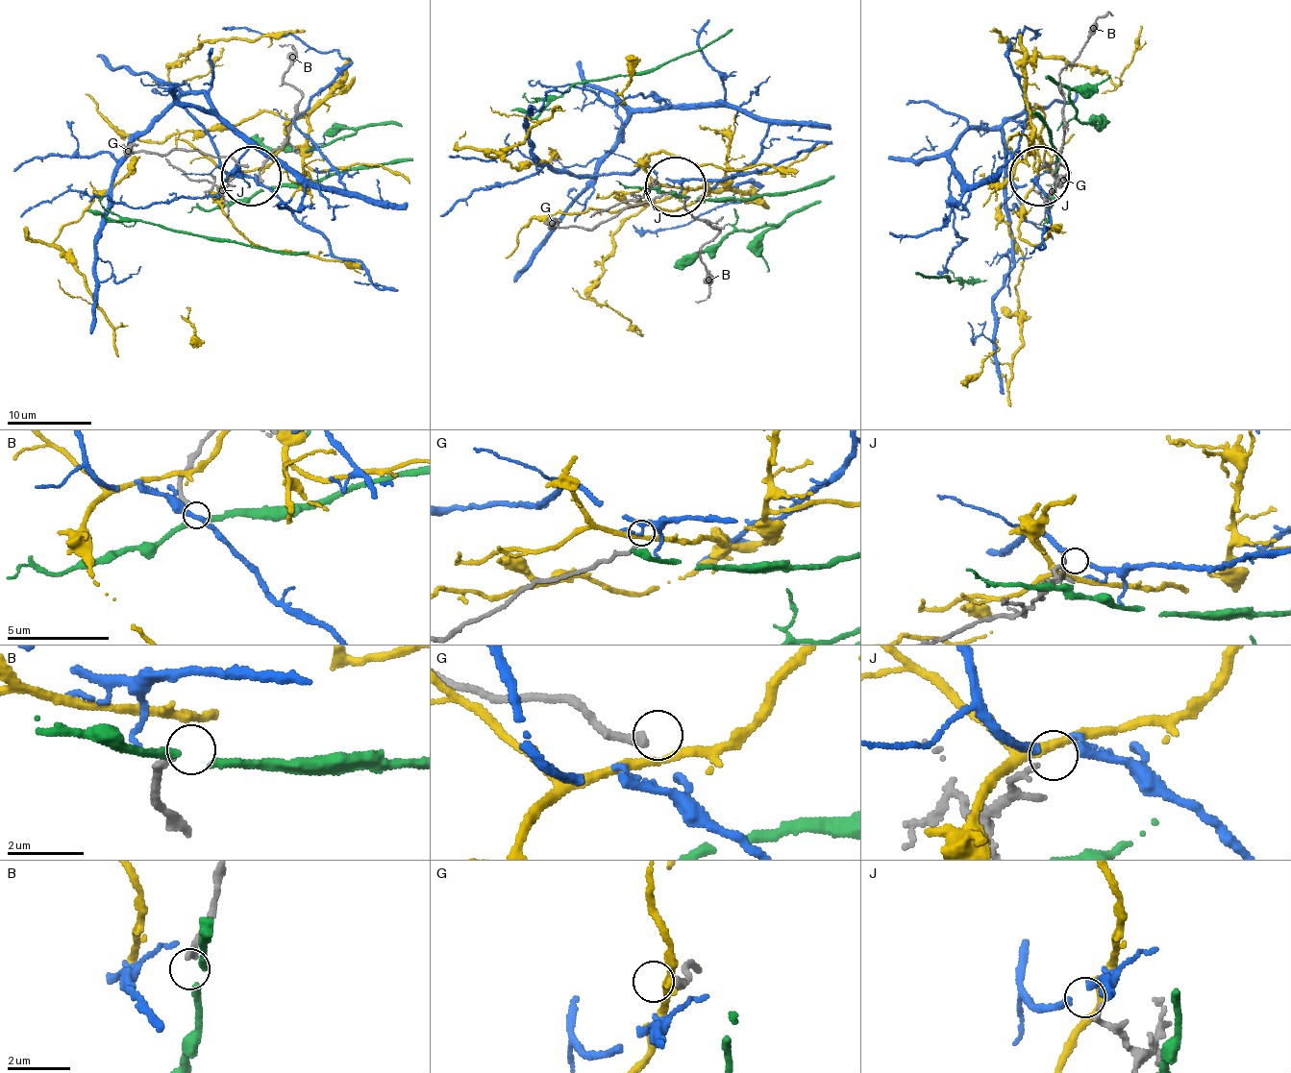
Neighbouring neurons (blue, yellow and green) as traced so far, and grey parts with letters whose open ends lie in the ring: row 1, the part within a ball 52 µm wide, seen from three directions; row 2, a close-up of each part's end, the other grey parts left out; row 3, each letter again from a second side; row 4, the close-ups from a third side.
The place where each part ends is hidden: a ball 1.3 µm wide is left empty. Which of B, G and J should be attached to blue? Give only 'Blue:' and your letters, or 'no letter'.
Blue: J

